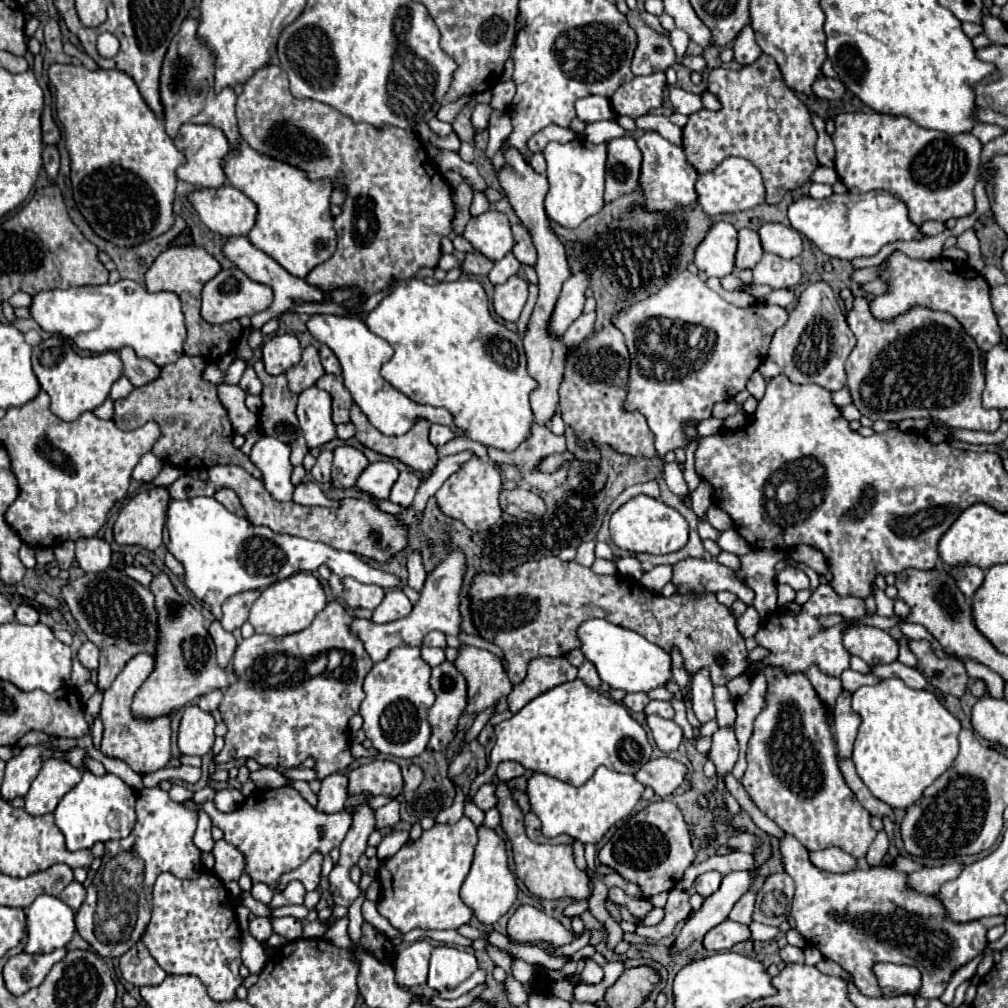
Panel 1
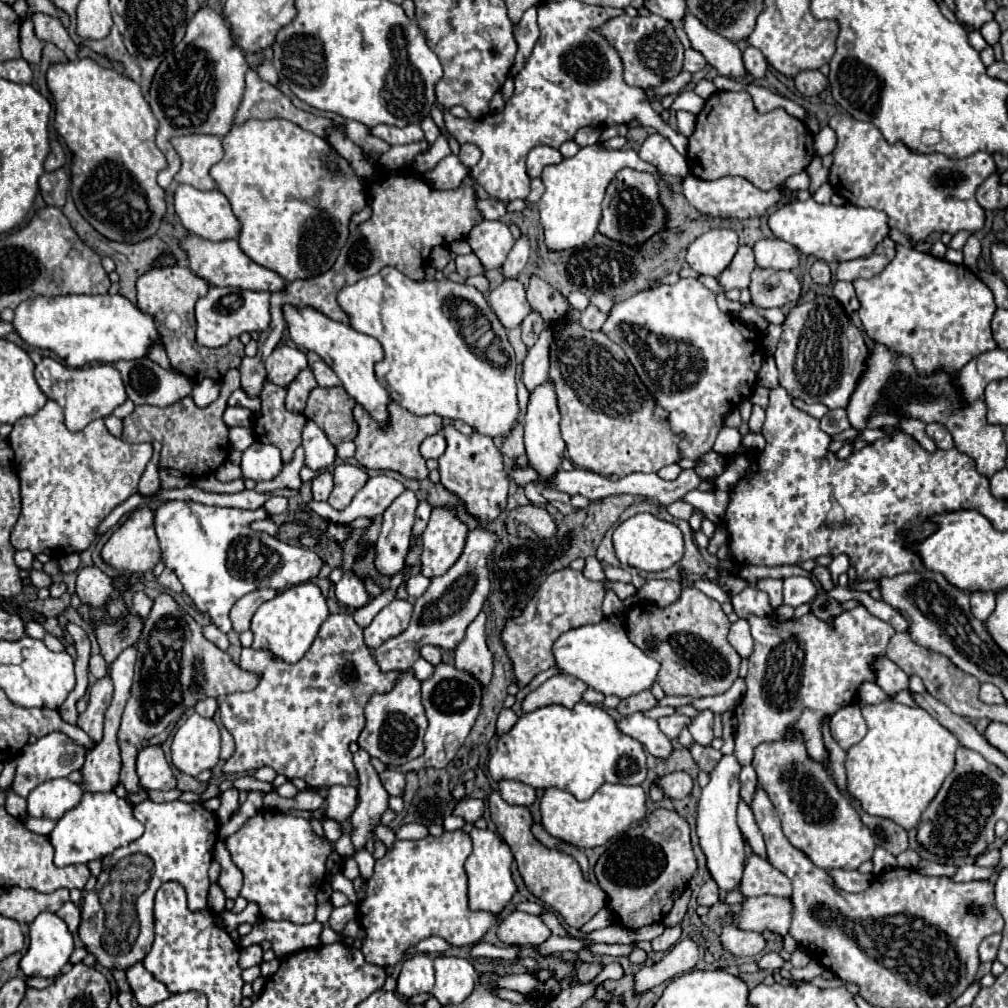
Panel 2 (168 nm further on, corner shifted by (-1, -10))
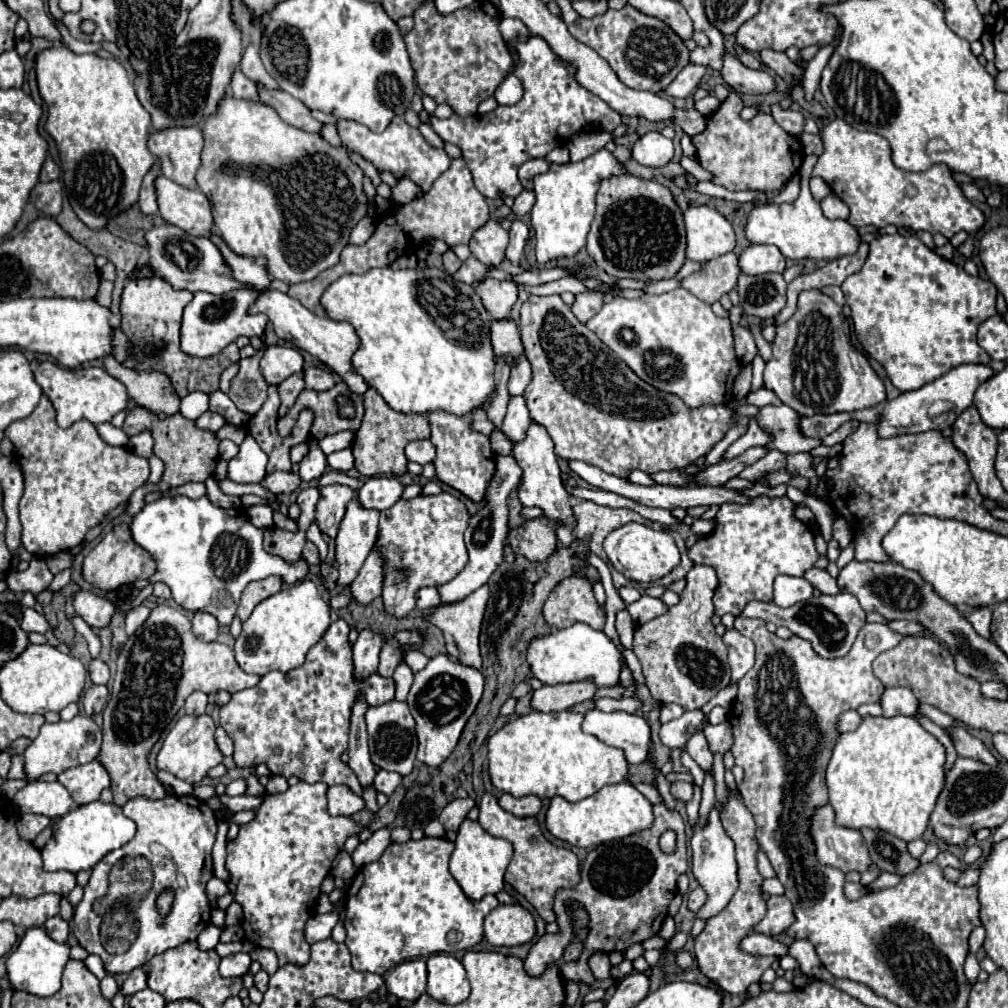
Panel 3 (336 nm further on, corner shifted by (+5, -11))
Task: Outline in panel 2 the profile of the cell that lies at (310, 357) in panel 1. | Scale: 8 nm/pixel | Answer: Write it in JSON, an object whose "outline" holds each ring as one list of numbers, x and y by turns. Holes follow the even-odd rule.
{"outline":[[310,368,302,370,302,372,290,382,290,386,286,388,286,390,288,390,286,408,288,408,290,412,302,412,304,406,306,406,306,400,308,400,308,396,310,396,310,392,312,392,312,388,316,388,316,386,318,386,318,384,316,384,316,378,314,378,312,370,310,370]]}

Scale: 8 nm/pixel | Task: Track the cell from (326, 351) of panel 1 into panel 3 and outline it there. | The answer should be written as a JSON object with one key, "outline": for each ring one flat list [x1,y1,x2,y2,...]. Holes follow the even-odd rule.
{"outline":[[308,367,304,371,304,381,306,381,306,389,314,389,314,391,328,391,336,385,334,373,320,367]]}

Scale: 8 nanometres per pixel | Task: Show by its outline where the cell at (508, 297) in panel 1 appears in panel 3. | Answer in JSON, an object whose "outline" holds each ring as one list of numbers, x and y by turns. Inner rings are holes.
{"outline":[[484,279,476,285,476,293,480,295,486,311,500,321,510,317,510,311,518,299,518,285,512,281]]}

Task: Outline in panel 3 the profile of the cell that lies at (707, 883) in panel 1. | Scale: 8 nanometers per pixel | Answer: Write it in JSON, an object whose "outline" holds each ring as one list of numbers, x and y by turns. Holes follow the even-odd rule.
{"outline":[[696,887,688,897,688,909,696,913,704,903,706,903,706,891,702,887]]}

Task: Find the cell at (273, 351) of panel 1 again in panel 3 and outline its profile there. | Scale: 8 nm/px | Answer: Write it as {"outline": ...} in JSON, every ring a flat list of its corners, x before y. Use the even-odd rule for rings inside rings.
{"outline":[[272,345,264,351,264,357,260,361,260,371,270,385,280,385,286,377,302,373,302,363,304,359,298,349]]}

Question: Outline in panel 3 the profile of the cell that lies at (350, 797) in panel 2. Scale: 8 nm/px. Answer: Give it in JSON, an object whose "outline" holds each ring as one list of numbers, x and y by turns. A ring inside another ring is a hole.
{"outline":[[332,785,328,789,328,813,330,815,352,815,364,809,364,799,354,795,346,785]]}

